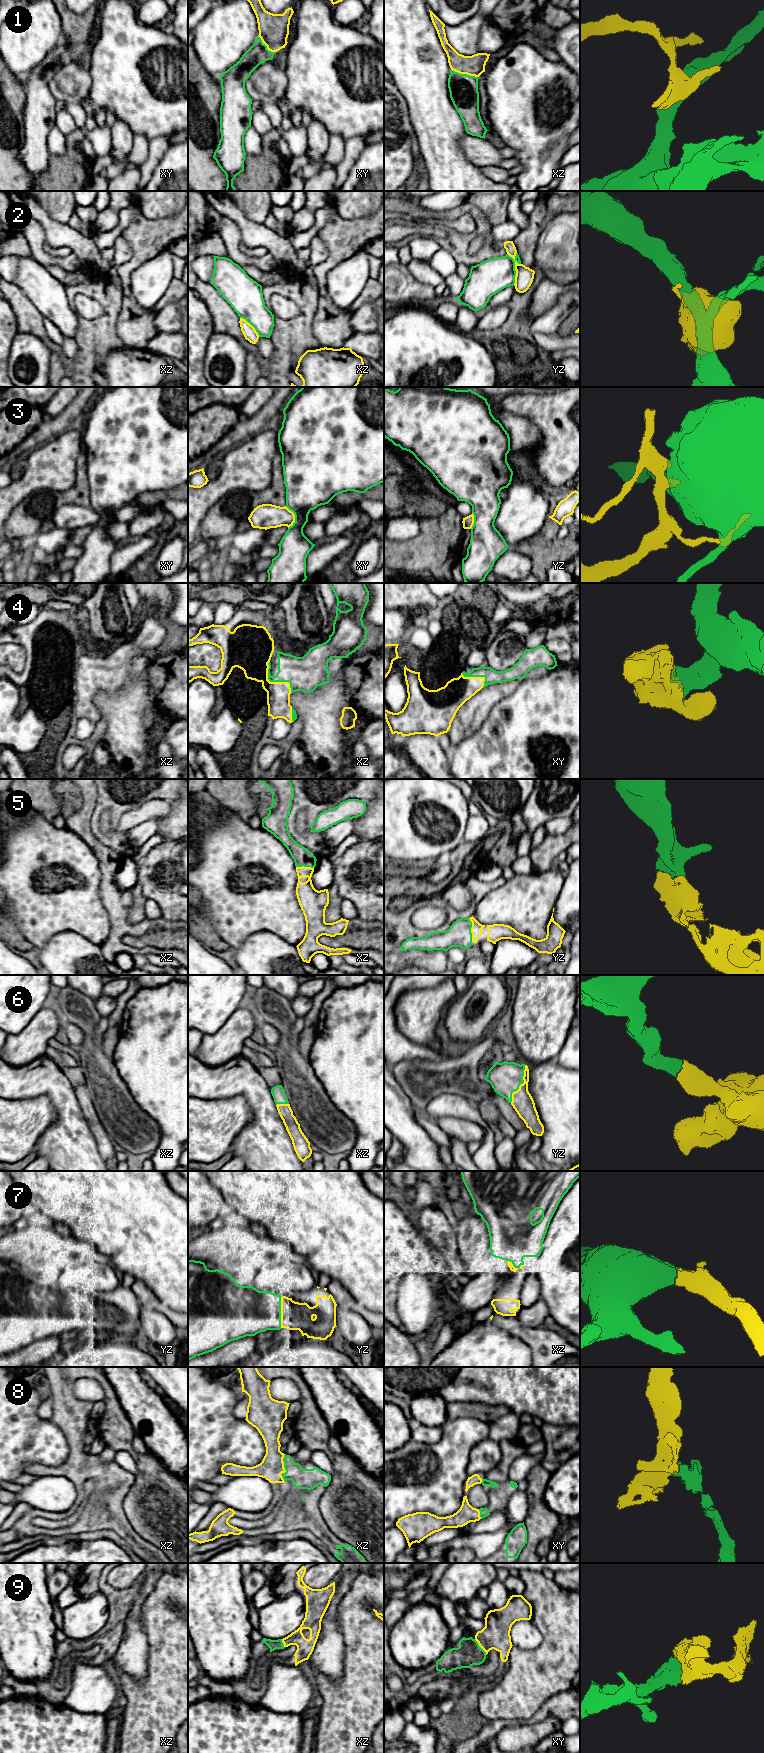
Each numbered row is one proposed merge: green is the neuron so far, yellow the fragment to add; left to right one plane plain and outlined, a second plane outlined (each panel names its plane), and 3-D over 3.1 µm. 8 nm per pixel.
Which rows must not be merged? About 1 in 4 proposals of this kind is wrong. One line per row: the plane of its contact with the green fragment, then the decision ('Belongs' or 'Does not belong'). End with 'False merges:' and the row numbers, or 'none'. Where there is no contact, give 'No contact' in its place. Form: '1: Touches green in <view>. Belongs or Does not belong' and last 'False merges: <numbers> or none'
1: Touches green in xz. Belongs
2: Touches green in yz. Does not belong
3: Touches green in xy. Does not belong
4: Touches green in xz. Belongs
5: Touches green in yz. Belongs
6: Touches green in yz. Belongs
7: Touches green in yz. Belongs
8: Touches green in xz. Belongs
9: Touches green in xy. Belongs
False merges: 2, 3

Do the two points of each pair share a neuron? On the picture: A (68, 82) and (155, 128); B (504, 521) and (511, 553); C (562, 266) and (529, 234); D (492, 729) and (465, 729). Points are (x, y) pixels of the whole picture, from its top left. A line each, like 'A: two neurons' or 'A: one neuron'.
A: two neurons
B: two neurons
C: two neurons
D: two neurons

